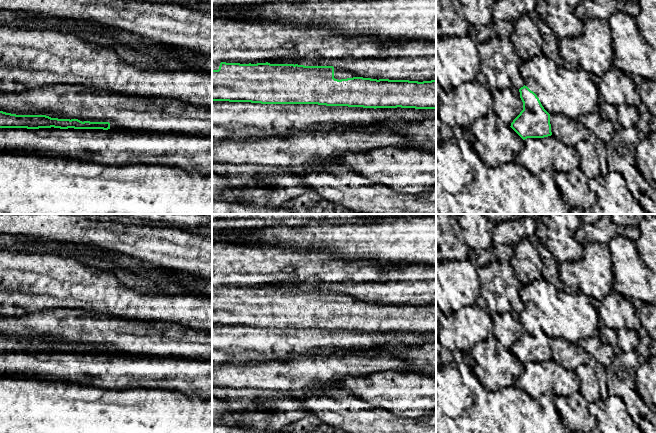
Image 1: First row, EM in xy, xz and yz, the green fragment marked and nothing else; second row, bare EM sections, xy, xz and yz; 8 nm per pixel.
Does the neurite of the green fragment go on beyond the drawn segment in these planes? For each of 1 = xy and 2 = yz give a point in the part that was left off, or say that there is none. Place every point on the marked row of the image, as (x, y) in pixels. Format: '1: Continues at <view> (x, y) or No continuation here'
1: No continuation here
2: No continuation here

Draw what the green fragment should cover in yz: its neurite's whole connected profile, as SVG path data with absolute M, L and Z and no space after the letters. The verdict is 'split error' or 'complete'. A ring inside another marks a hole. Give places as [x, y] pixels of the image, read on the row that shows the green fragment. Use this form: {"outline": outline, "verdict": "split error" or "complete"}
{"outline": "M527 86L519 89L523 110L511 123L511 128L523 139L544 138L552 135L550 114L537 95Z", "verdict": "complete"}

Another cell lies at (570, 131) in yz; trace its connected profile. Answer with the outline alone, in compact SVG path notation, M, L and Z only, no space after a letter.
M551 114L550 124L552 135L568 146L576 146L581 141L592 139L590 131L577 119L562 114Z

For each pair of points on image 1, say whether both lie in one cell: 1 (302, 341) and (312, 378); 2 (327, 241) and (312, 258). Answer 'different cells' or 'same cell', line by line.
1: different cells
2: different cells

